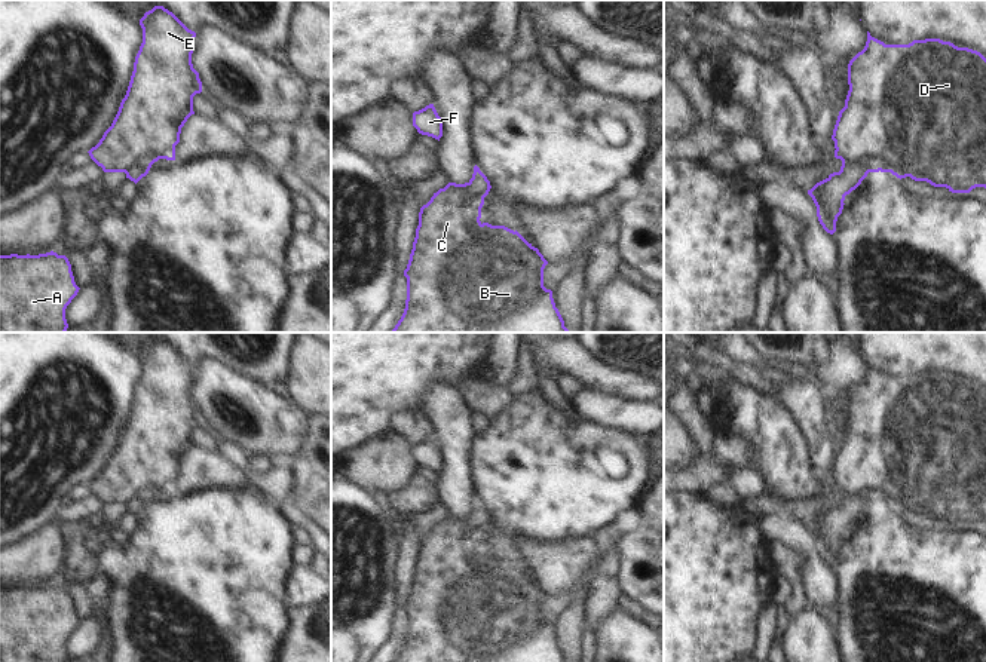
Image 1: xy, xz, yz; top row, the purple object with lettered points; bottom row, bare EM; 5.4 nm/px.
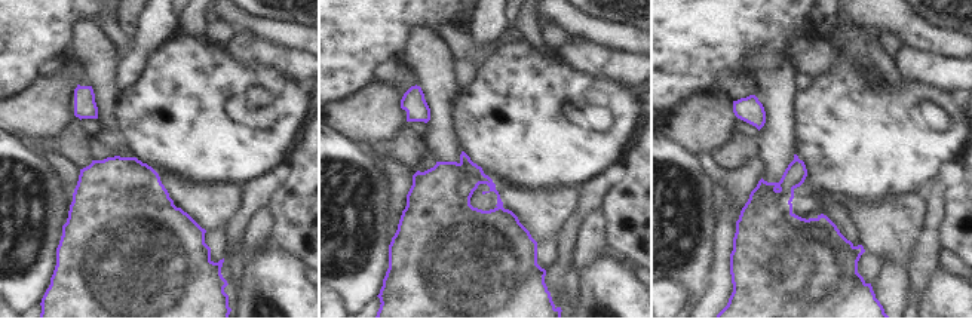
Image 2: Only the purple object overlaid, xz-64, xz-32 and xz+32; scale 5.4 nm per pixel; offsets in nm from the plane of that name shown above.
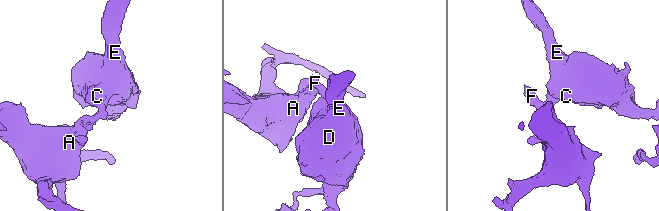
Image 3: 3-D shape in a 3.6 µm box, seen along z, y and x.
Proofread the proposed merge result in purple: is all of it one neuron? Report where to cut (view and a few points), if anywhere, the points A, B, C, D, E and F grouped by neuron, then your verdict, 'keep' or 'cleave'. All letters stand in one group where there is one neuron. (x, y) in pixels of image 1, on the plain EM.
cut in xz along (465, 517), (465, 527), (468, 530), (483, 530); A F / B C D E; cleave

